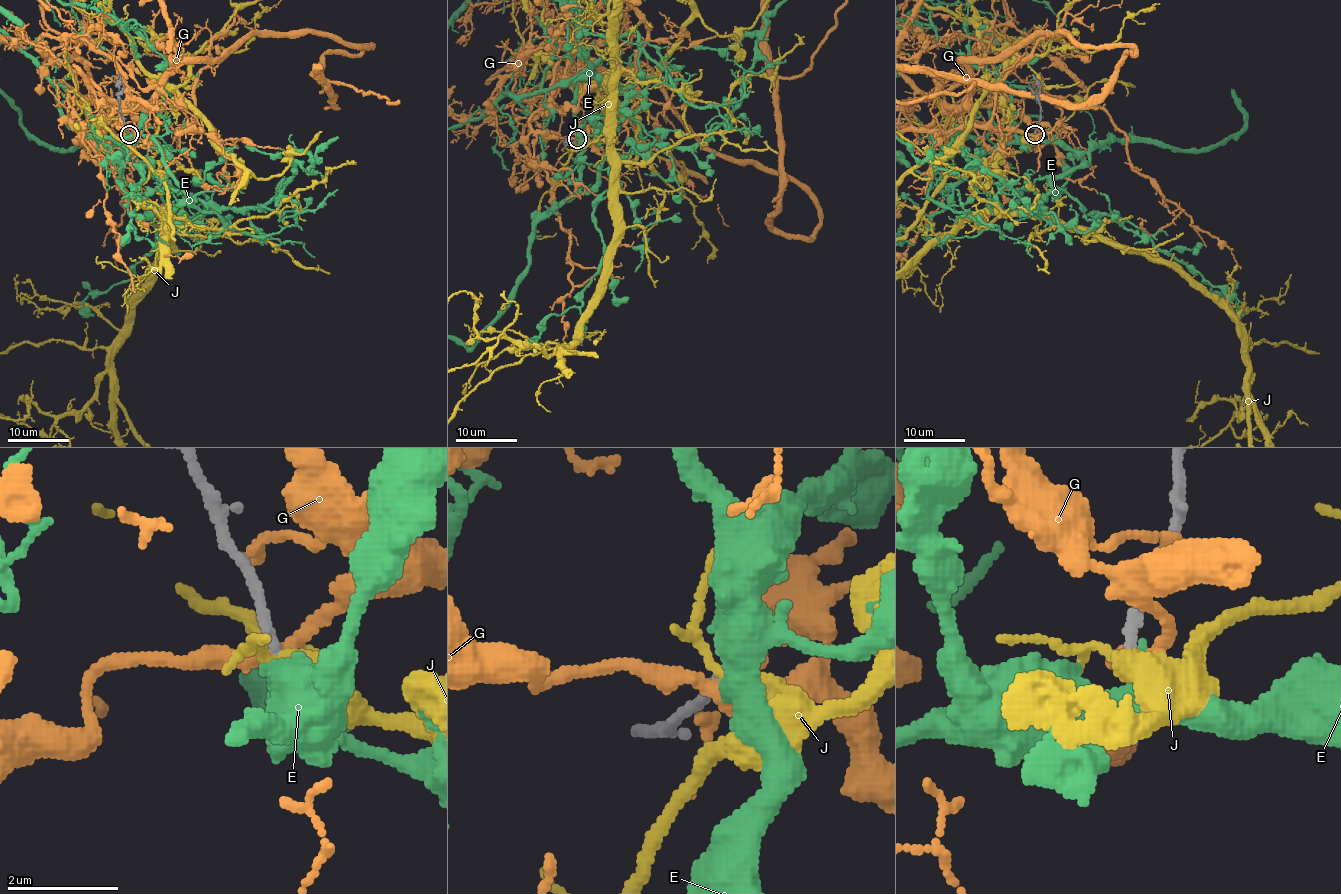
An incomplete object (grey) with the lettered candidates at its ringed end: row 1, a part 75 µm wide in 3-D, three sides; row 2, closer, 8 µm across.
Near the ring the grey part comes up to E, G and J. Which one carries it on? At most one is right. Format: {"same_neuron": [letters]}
{"same_neuron": []}

